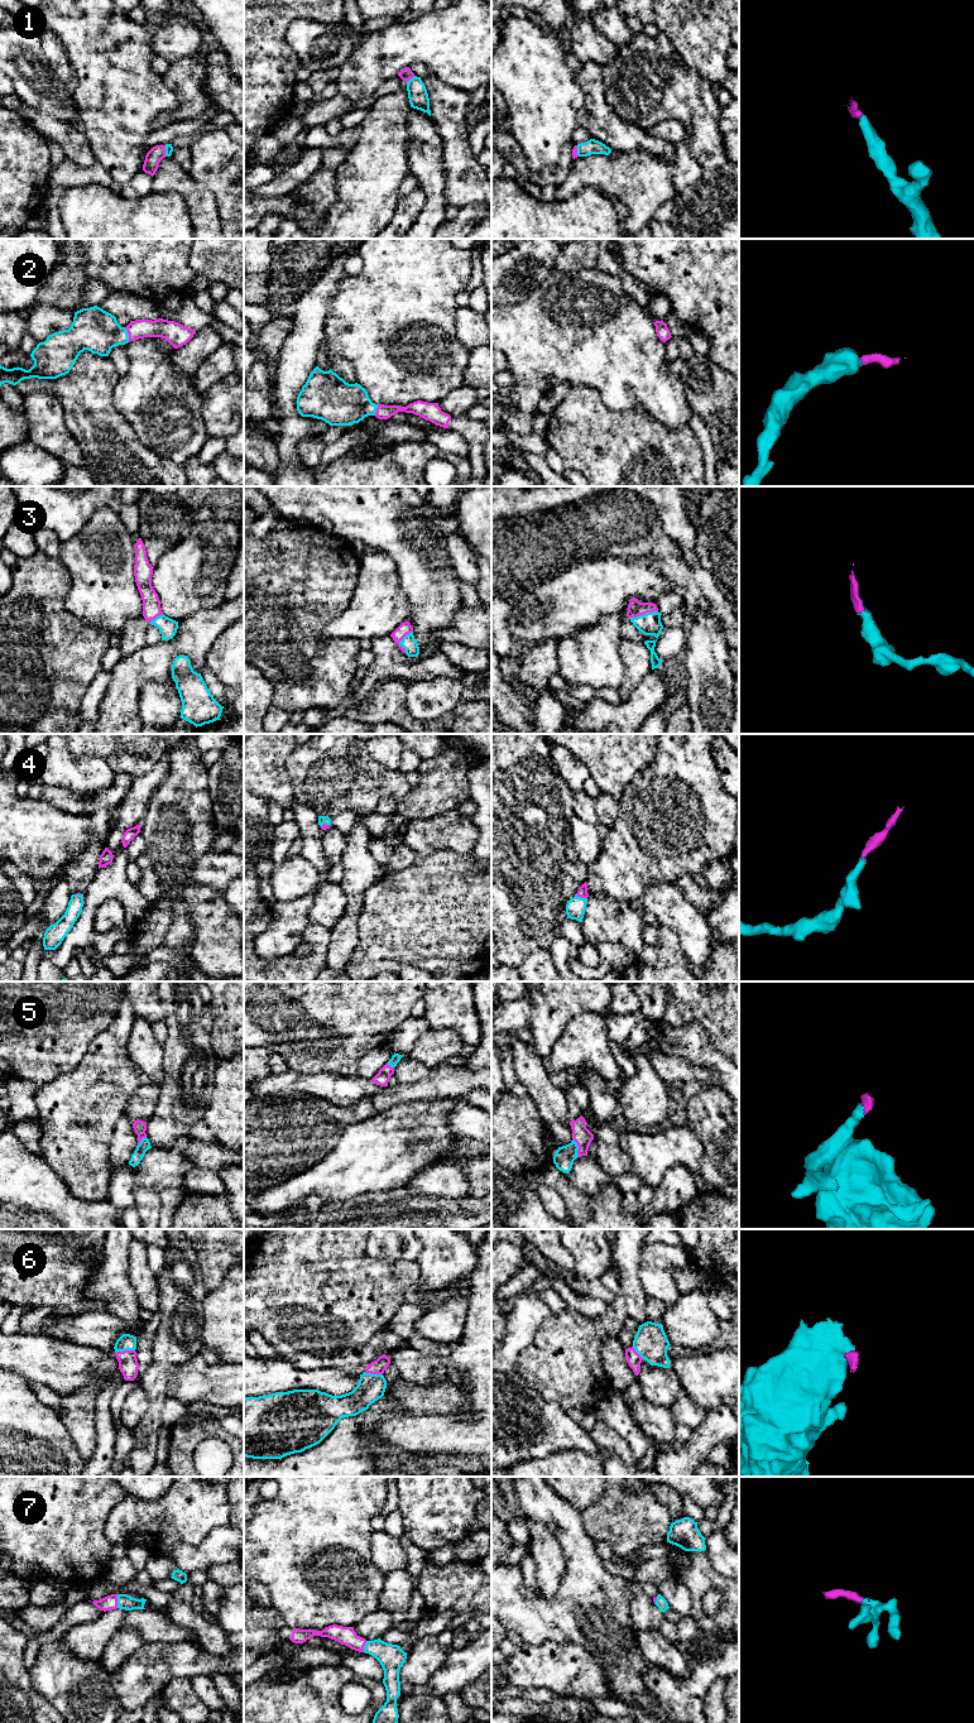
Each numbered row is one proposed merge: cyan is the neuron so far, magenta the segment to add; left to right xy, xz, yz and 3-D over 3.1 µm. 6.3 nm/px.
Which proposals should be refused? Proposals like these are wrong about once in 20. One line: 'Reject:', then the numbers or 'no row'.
Reject: no row

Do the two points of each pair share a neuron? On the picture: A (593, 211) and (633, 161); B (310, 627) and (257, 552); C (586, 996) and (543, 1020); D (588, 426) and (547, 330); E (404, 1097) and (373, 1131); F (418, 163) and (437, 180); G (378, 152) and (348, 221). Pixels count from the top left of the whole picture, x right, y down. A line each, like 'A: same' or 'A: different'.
A: different
B: same
C: same
D: different
E: different
F: same
G: same

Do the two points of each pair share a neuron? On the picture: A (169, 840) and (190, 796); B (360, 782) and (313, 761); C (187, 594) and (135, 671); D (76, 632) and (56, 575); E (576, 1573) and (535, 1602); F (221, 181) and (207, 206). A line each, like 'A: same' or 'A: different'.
A: same
B: same
C: different
D: same
E: same
F: different

